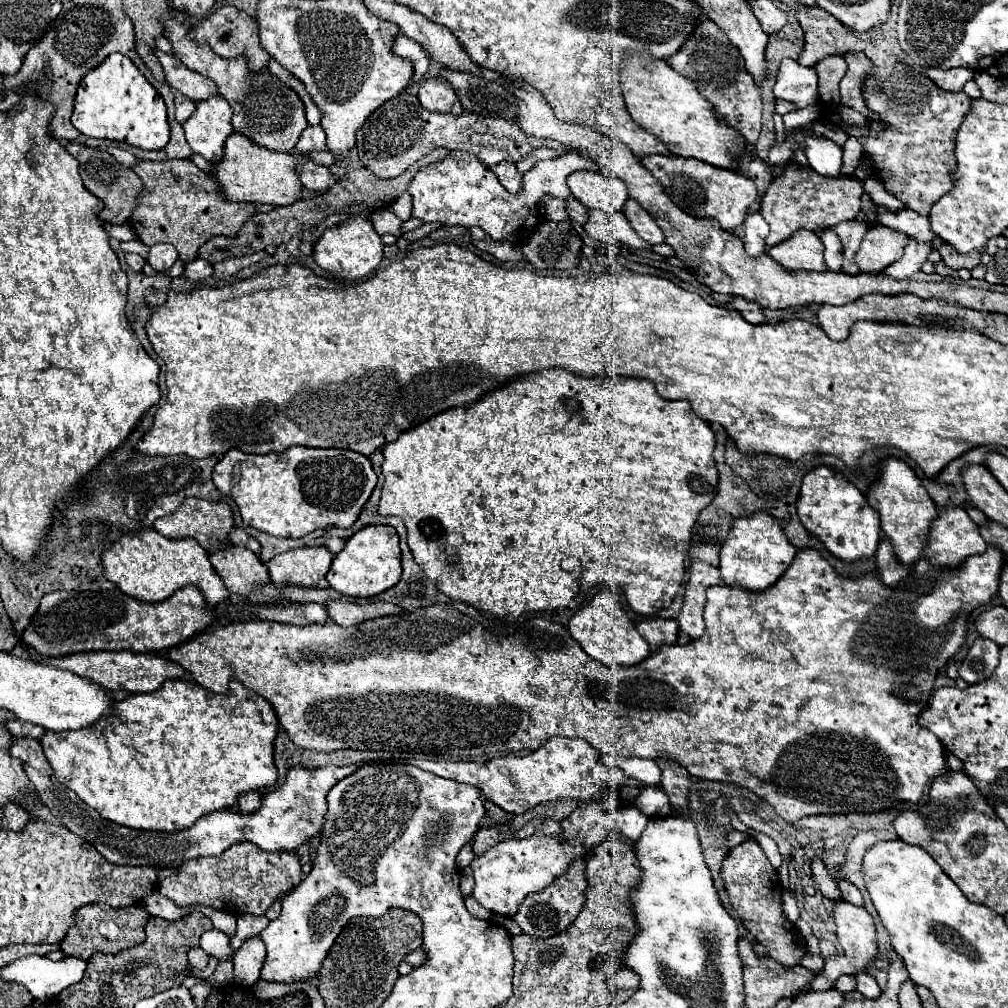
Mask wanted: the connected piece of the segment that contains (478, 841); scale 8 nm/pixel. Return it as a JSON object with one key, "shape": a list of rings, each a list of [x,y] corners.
{"shape":[[[480,827],[474,841],[472,841],[472,851],[480,857],[484,855],[488,849],[492,849],[496,843],[500,843],[500,835],[494,827]]]}

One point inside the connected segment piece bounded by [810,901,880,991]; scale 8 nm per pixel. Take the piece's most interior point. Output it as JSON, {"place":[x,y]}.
{"place":[856,932]}

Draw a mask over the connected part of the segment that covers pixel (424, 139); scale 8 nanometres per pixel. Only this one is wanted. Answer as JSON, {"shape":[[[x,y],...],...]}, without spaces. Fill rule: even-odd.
{"shape":[[[402,91],[396,99],[390,99],[388,103],[384,103],[384,107],[378,107],[368,117],[368,123],[364,123],[360,133],[356,133],[356,147],[358,147],[360,161],[380,179],[400,175],[404,169],[414,165],[418,159],[422,159],[436,147],[460,149],[460,151],[472,153],[486,167],[492,167],[500,161],[516,163],[538,147],[568,151],[568,147],[564,147],[562,143],[530,137],[520,127],[516,127],[516,123],[510,123],[500,117],[486,117],[486,115],[468,113],[468,111],[456,117],[452,113],[448,115],[430,113],[420,105],[418,97],[408,91]]]}

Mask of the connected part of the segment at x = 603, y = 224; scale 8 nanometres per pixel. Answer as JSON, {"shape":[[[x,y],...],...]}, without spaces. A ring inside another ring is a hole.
{"shape":[[[588,209],[588,223],[584,225],[586,233],[602,243],[624,243],[634,249],[650,249],[652,245],[644,243],[636,231],[632,231],[632,225],[628,219],[622,215],[622,211],[606,215],[604,211],[592,211]]]}

